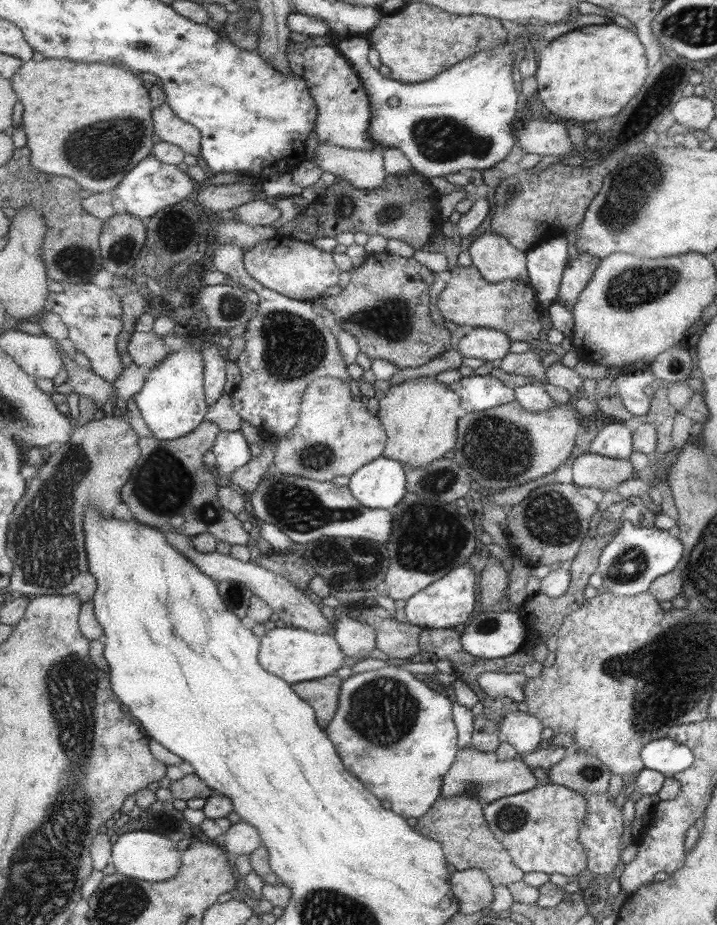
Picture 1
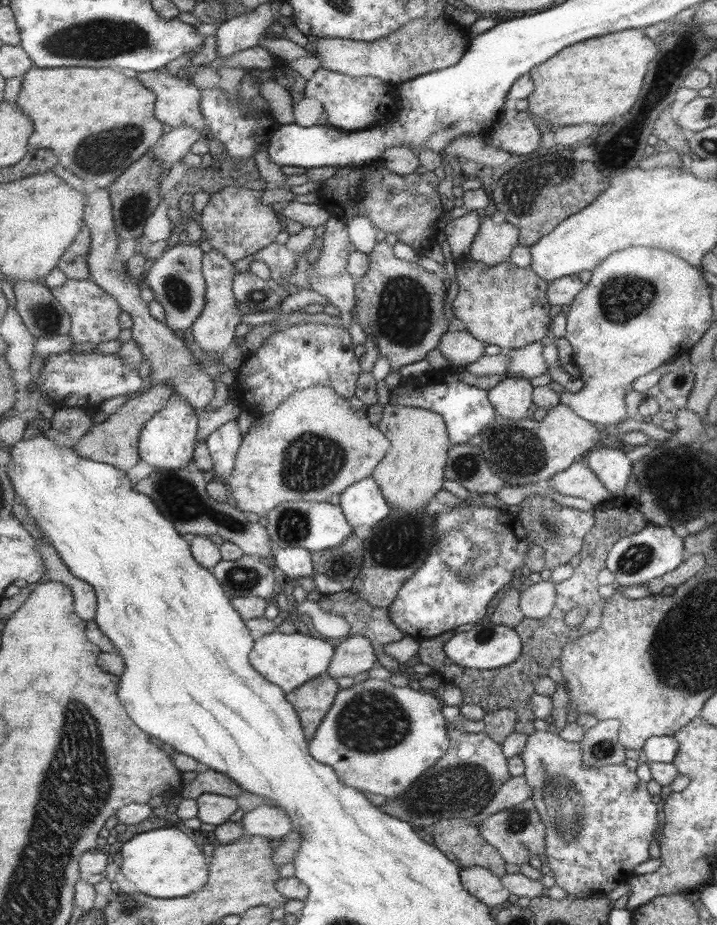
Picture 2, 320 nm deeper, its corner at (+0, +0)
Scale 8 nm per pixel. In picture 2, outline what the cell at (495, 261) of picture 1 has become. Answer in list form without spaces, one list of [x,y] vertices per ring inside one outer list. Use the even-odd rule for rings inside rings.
[[[482,215],[468,258],[493,266],[508,260],[513,247],[518,245],[520,230],[508,222],[499,224],[491,221],[491,216]]]

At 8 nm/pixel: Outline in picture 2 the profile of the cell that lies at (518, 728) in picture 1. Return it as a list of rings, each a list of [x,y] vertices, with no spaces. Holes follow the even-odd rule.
[[[547,730],[529,734],[519,756],[524,766],[522,777],[531,790],[530,800],[544,826],[544,854],[555,886],[562,888],[569,897],[589,899],[609,894],[619,884],[626,884],[633,868],[649,858],[647,848],[654,840],[651,836],[657,826],[655,804],[651,802],[645,782],[641,782],[623,763],[584,767],[580,744],[567,742],[559,734]]]

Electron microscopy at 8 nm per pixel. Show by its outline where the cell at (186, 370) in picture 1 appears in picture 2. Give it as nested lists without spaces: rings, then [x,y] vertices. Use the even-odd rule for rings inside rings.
[[[179,396],[172,398],[164,406],[162,412],[156,414],[142,430],[140,438],[141,459],[148,462],[153,469],[181,470],[187,468],[195,458],[199,429],[197,409],[188,400]]]

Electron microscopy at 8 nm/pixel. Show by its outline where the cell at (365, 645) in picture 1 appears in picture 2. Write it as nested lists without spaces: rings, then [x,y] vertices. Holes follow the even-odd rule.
[[[354,636],[346,638],[336,646],[336,654],[328,668],[328,673],[335,679],[341,676],[353,677],[375,668],[378,664],[372,642],[364,636]]]

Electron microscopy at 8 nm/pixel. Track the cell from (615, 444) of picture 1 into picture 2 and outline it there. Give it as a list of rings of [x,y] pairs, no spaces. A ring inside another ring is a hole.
[[[607,447],[593,450],[585,458],[586,467],[606,487],[611,494],[610,498],[624,496],[625,484],[632,474],[631,463],[621,450]]]

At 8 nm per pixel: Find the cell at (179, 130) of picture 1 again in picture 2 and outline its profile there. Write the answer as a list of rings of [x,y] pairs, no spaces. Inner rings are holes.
[[[149,71],[137,73],[138,79],[148,86],[158,96],[155,114],[165,124],[173,128],[178,126],[195,127],[202,134],[206,134],[208,128],[207,118],[201,112],[203,90],[199,88],[192,80],[188,80],[182,75],[172,76],[165,71],[163,74],[159,72]]]

